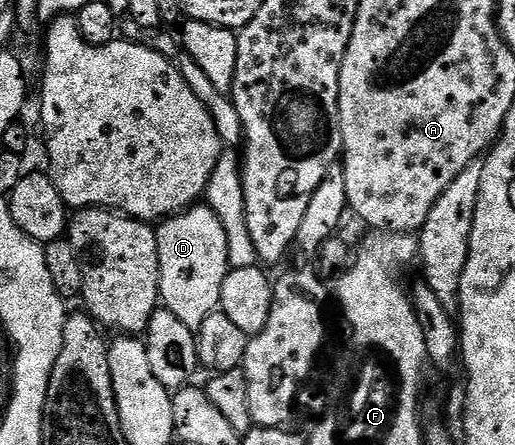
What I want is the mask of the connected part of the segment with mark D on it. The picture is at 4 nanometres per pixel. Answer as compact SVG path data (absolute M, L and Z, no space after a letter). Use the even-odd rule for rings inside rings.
M195 204L189 210L183 210L172 218L167 218L157 227L158 255L160 256L160 302L165 309L176 316L188 328L197 331L208 316L215 313L221 307L220 292L230 273L230 261L228 260L228 236L224 232L224 224L205 204Z

